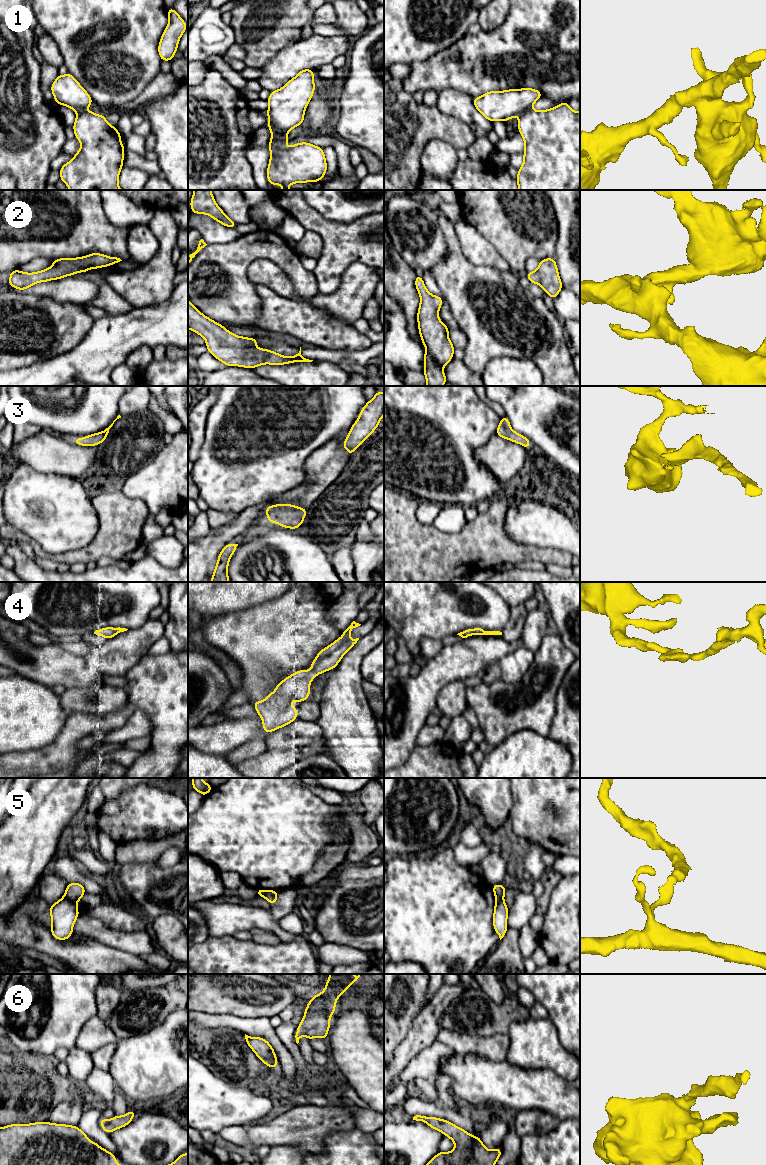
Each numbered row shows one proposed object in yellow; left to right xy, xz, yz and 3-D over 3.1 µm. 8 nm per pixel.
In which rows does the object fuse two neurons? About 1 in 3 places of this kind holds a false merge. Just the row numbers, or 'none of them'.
1, 5

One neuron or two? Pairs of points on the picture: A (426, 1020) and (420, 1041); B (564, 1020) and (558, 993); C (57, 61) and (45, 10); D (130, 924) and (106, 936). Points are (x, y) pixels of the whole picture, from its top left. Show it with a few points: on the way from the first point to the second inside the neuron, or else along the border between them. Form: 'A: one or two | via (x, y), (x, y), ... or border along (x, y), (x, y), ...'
A: one | via (425, 1025), (420, 1036)
B: one | via (564, 1013), (564, 1000)
C: two | border along (45, 33), (55, 42), (63, 60)
D: two | border along (98, 918), (106, 924), (124, 931), (142, 931)

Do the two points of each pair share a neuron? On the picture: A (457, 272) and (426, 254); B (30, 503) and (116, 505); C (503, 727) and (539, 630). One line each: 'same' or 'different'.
A: different
B: different
C: different

